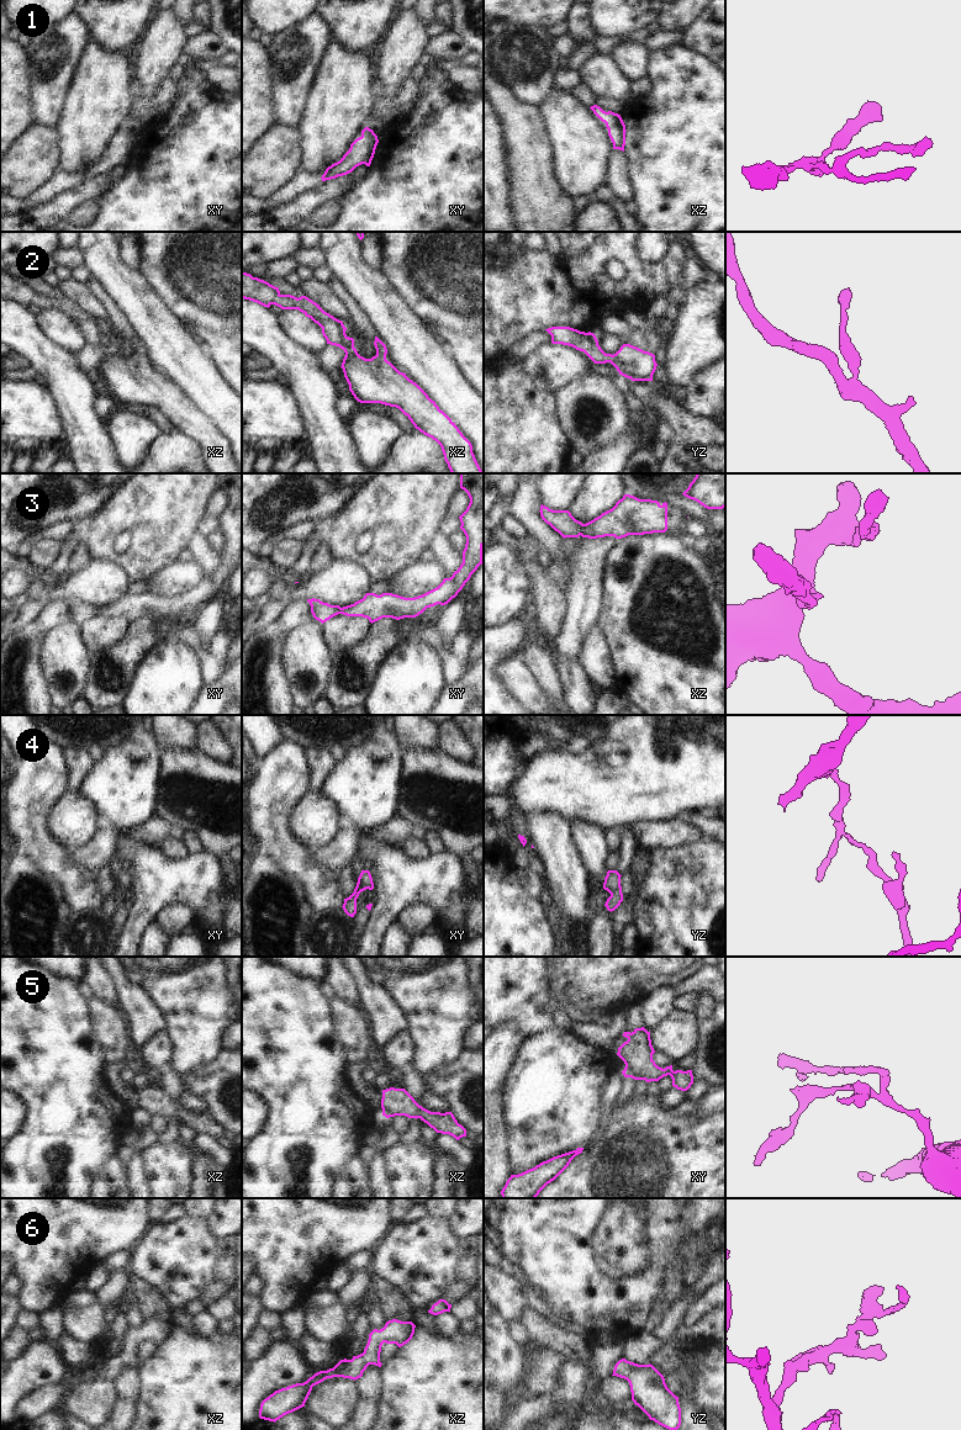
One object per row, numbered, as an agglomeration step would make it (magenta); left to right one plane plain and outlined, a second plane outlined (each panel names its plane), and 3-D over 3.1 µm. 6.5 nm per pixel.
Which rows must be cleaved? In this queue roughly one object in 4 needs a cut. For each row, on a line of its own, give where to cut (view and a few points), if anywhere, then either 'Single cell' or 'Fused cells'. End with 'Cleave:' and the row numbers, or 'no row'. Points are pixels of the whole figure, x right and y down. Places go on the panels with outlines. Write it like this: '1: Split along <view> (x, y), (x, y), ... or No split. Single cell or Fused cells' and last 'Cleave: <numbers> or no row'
1: No split. Single cell
2: No split. Single cell
3: No split. Single cell
4: No split. Single cell
5: No split. Single cell
6: No split. Single cell
Cleave: no row

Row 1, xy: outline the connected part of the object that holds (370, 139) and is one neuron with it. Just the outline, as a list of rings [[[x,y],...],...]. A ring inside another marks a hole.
[[[365,127],[343,158],[326,169],[321,178],[322,181],[347,175],[361,164],[370,166],[377,143],[379,139],[374,131]]]

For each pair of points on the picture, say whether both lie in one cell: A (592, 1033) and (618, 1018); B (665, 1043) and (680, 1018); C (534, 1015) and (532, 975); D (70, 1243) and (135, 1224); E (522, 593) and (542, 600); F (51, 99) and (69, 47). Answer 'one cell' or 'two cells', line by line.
A: one cell
B: one cell
C: one cell
D: one cell
E: two cells
F: one cell

